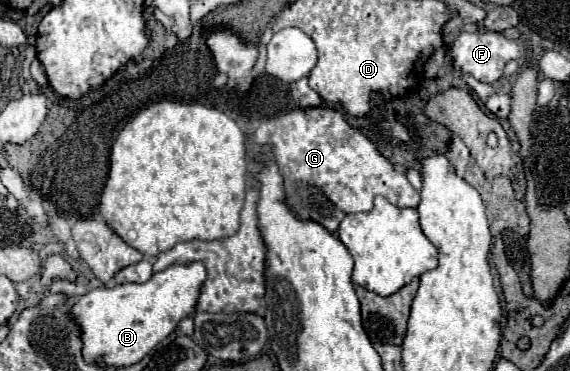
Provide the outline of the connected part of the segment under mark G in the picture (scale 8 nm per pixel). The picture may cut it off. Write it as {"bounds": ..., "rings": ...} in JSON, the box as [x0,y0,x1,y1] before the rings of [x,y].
{"bounds":[252,107,420,233],"rings":[[[330,107],[294,109],[278,119],[266,119],[256,127],[252,141],[272,147],[270,155],[284,177],[284,203],[296,219],[316,221],[330,233],[336,233],[348,213],[370,211],[376,195],[386,197],[400,209],[420,203],[420,193],[408,183],[406,175],[398,175],[392,163],[380,155],[378,145],[368,139],[368,129],[352,129]]]}

